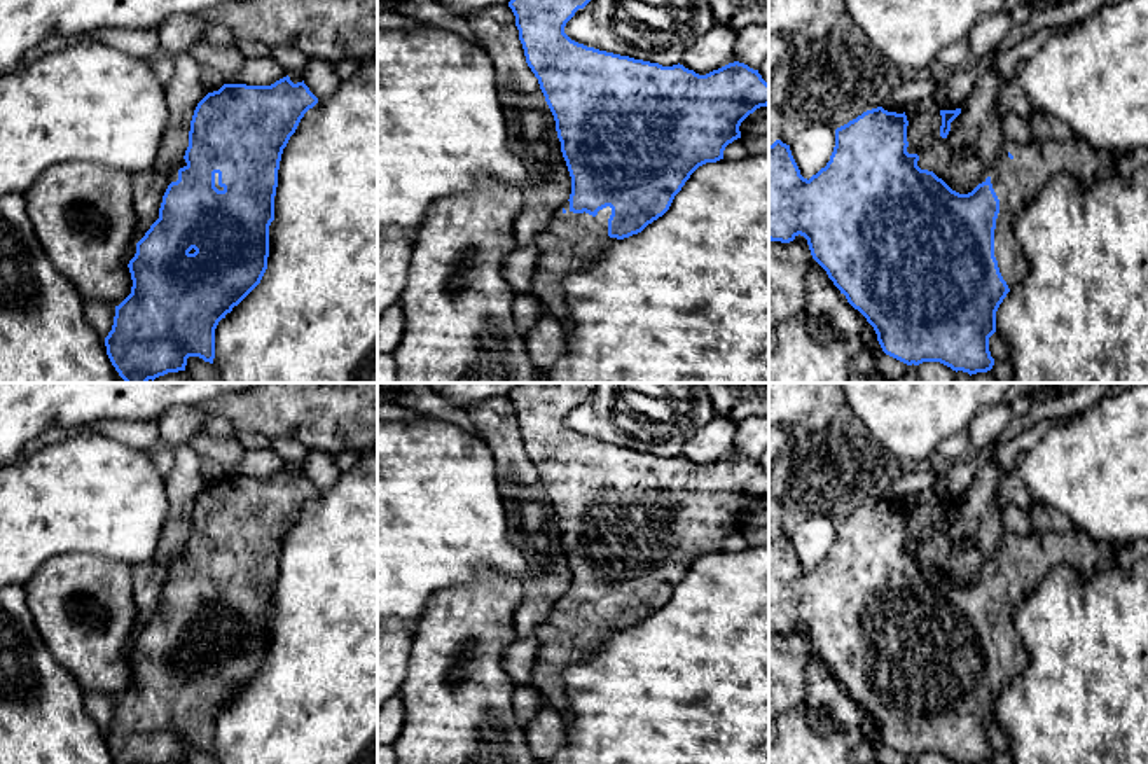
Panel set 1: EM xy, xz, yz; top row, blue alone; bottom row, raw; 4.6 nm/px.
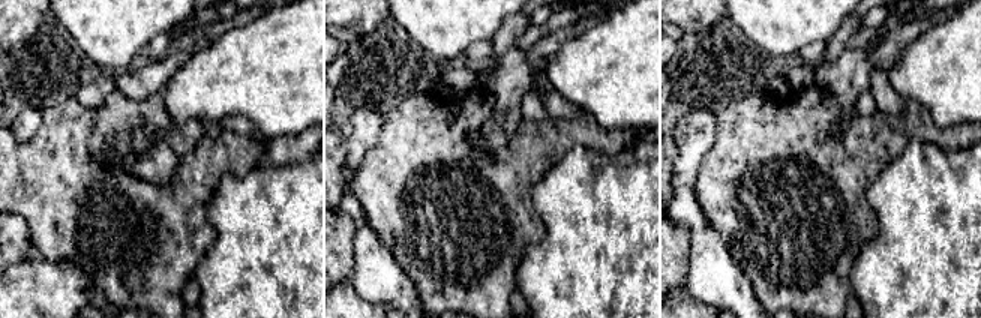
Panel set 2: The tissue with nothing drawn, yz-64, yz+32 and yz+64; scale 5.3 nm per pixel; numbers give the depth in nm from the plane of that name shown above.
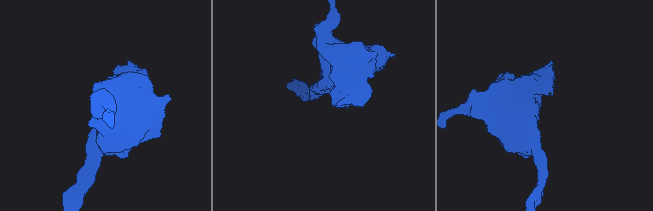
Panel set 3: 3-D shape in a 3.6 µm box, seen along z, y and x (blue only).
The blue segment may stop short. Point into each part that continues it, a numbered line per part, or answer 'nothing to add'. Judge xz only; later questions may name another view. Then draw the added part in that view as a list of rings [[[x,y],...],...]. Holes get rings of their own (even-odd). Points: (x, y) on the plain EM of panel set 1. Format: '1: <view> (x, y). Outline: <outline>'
1: xz (572, 633). Outline: [[[566,593],[533,636],[538,640],[538,657],[533,668],[533,687],[556,708],[561,719],[570,717],[570,699],[563,680],[568,664],[594,656],[619,631],[608,628],[606,598],[596,608],[573,605]]]

